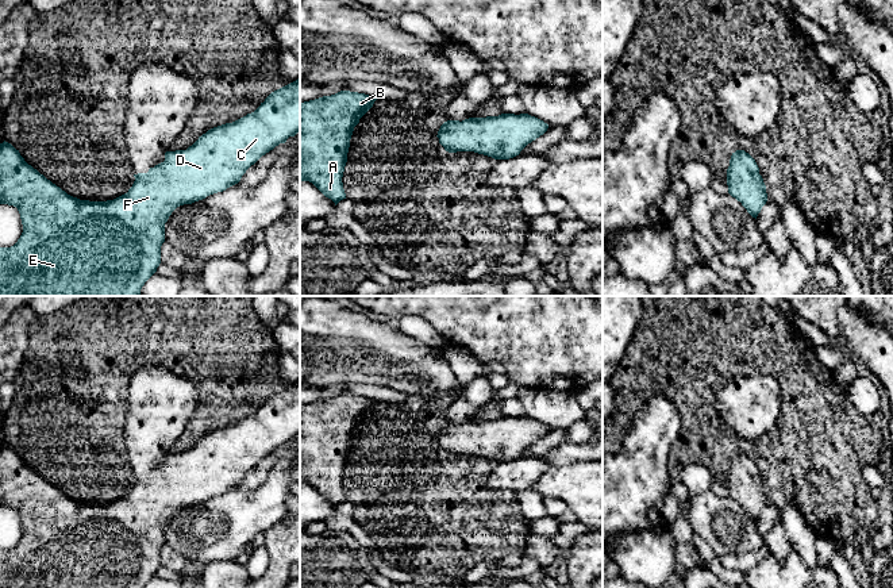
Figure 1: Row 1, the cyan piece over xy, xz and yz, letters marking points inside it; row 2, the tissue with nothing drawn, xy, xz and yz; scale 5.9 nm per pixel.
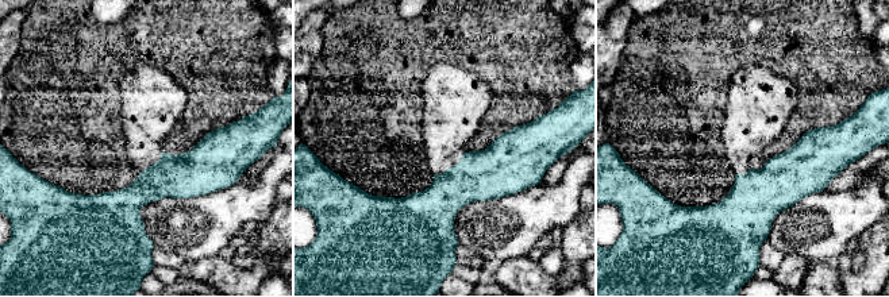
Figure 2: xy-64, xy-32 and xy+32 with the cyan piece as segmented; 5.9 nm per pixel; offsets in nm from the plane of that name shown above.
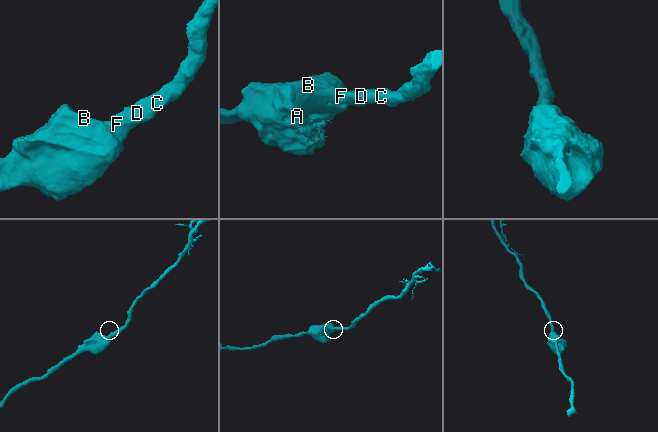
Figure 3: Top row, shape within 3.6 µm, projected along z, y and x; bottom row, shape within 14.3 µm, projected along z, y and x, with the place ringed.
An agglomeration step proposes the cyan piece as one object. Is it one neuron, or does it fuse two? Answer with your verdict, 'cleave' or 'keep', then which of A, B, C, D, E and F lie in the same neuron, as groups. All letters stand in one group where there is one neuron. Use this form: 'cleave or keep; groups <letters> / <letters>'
keep; groups A B C D E F

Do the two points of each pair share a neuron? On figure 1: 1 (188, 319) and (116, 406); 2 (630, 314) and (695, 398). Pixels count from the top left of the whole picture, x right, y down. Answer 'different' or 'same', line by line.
1: same
2: different

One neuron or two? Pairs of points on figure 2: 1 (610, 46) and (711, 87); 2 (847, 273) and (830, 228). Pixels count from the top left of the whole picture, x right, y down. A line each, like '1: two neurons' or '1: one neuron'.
1: two neurons
2: two neurons

